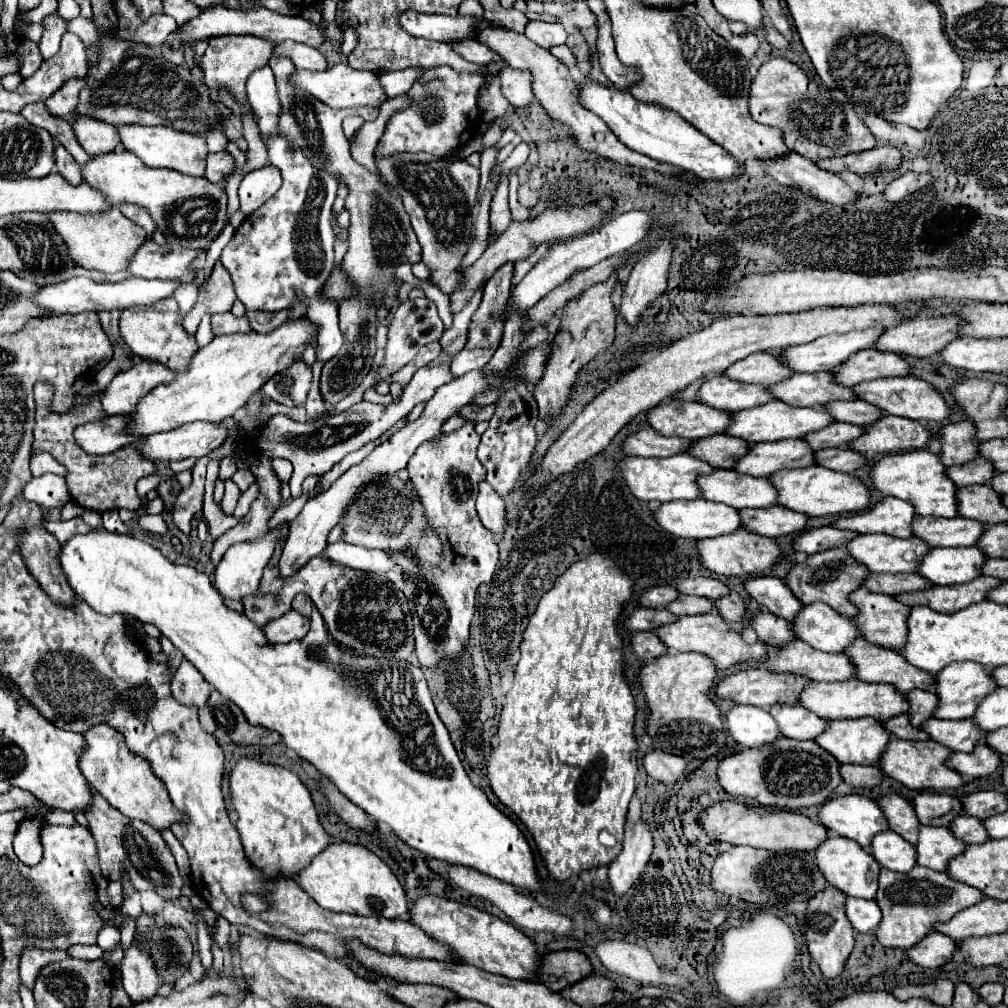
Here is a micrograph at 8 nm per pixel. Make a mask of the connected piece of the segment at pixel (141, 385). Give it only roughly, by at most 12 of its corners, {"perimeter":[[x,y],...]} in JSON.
{"perimeter":[[136,362],[102,392],[104,414],[132,412],[144,394],[170,382],[160,362]]}

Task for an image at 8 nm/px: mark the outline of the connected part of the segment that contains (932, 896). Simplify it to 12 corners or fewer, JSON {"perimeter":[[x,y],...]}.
{"perimeter":[[924,866],[880,872],[878,942],[912,948],[984,894]]}

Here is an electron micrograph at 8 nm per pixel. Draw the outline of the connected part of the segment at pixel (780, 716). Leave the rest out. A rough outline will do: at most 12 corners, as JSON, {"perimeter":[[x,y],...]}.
{"perimeter":[[776,704],[770,714],[780,734],[816,740],[828,726],[800,706]]}

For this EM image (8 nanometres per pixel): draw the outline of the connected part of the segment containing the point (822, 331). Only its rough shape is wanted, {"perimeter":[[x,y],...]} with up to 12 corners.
{"perimeter":[[890,306],[722,316],[600,392],[550,446],[538,490],[632,418],[762,350],[890,328]]}

